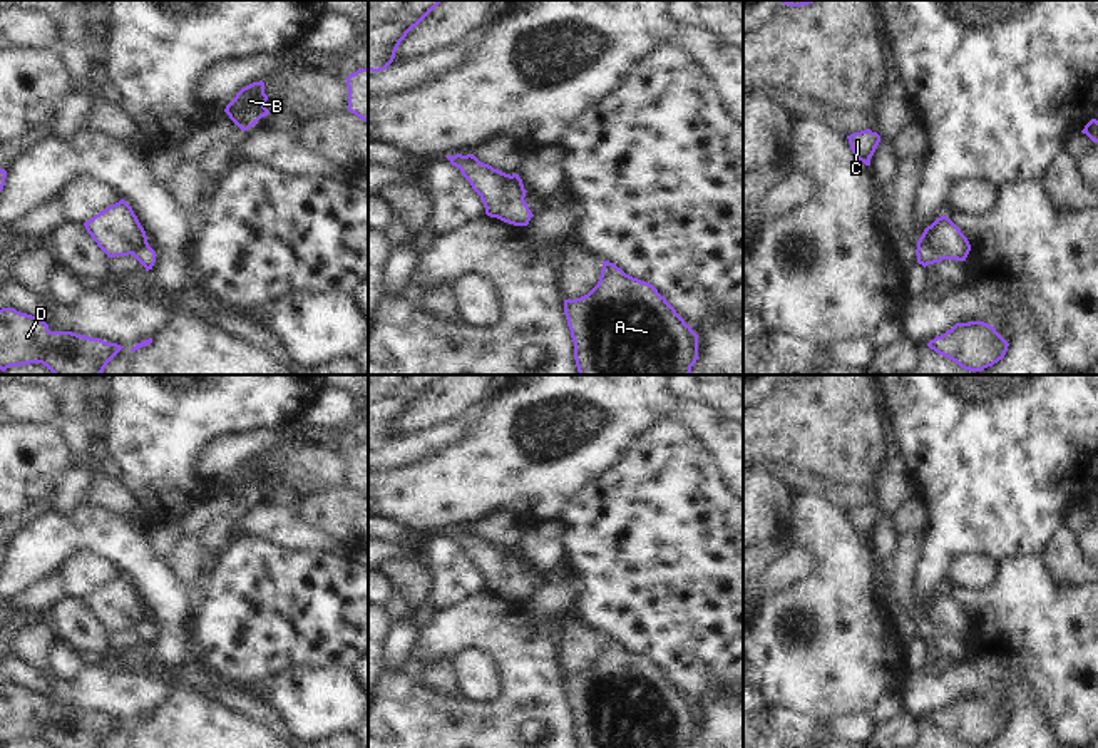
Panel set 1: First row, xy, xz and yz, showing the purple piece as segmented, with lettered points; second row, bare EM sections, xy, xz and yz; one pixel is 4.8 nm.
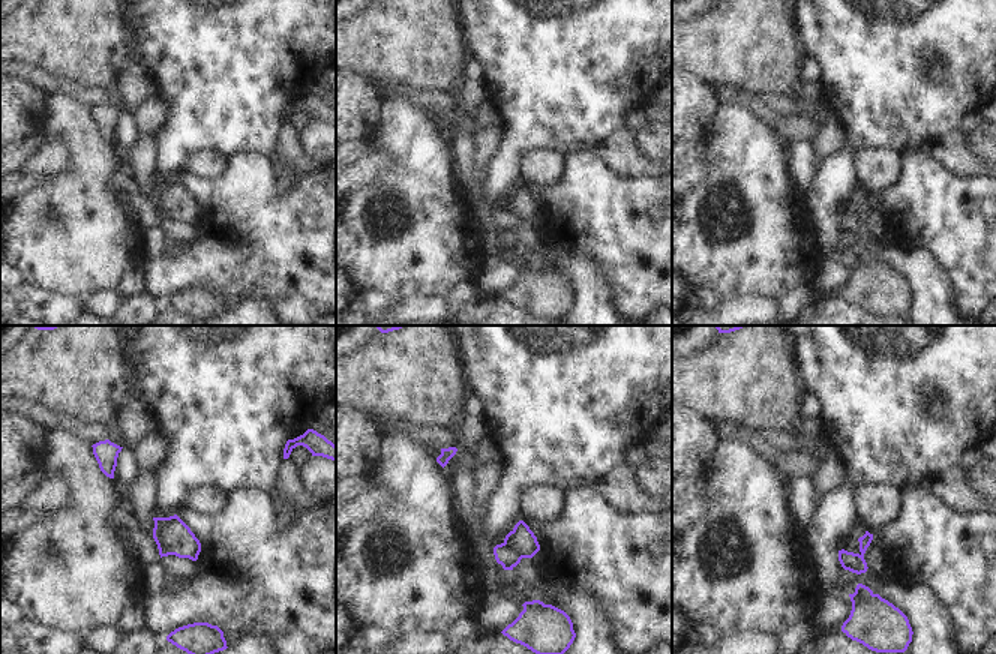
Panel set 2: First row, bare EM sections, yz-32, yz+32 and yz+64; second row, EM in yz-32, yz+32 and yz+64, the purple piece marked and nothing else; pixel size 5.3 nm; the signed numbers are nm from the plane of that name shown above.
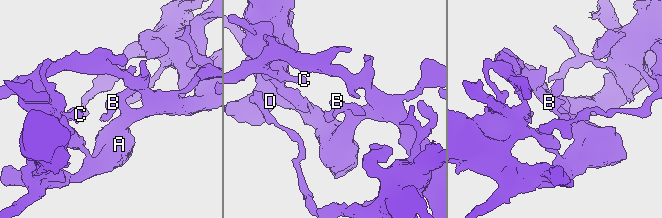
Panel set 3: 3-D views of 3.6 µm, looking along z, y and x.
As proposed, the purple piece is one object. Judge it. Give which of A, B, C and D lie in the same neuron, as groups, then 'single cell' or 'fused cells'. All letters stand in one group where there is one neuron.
A B C / D; fused cells

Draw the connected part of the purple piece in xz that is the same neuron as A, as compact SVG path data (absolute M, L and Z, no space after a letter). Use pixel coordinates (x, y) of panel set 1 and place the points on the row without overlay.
M603 636L598 659L584 671L564 674L579 748L691 748L698 710L658 664Z

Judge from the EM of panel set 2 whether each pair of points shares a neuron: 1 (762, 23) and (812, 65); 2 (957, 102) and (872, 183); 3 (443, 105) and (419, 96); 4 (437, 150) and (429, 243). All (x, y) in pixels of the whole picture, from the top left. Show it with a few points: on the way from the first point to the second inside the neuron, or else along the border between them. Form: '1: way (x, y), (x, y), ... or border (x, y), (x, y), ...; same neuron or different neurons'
1: border (800, 63), (801, 81); different neurons
2: border (867, 147), (893, 149), (902, 153); different neurons
3: way (437, 101), (425, 98); same neuron
4: way (429, 173), (429, 221); same neuron

